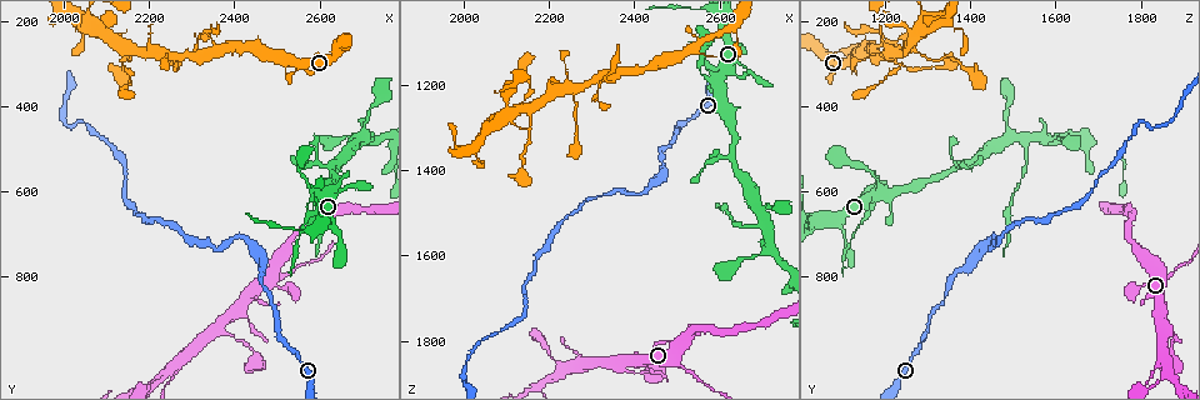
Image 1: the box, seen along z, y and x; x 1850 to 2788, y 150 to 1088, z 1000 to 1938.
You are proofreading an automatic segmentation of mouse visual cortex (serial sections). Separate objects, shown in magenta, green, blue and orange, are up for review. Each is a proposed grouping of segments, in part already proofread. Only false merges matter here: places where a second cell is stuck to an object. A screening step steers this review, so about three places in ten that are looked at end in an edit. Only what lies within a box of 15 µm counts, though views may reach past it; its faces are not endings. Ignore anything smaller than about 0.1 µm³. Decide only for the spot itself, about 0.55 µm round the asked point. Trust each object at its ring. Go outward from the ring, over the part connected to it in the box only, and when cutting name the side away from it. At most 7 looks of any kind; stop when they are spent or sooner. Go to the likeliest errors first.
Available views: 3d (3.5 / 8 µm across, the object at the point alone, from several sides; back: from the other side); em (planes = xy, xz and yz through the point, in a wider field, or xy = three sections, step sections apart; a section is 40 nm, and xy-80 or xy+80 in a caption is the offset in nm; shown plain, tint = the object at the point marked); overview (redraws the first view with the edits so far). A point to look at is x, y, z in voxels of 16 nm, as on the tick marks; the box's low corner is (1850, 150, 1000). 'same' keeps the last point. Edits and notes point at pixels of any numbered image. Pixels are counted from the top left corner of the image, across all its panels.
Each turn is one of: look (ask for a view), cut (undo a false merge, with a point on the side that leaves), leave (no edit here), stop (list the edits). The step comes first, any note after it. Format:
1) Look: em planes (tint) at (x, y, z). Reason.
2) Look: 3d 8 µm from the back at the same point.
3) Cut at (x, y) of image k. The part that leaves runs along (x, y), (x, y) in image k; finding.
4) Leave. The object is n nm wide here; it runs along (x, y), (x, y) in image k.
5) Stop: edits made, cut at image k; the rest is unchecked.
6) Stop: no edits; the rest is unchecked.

Look: 3d 8 µm at (2520, 800, 1860). Sudden change in width.

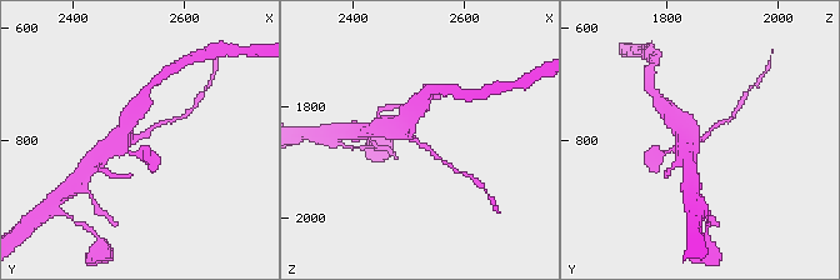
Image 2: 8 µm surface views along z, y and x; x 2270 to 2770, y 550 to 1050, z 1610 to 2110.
Look: em xy step 5 (tint) at (2515, 800, 1865). The arms are 150, 500 nm wide.

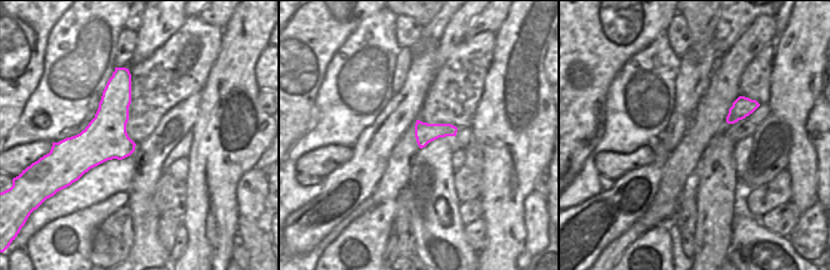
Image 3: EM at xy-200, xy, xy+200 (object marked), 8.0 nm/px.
Leave. It runs along (391, 125), (401, 124), (444, 161) in image 2; one cell here.

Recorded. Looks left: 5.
Look: 3d 3.5 µm at (2330, 225, 1185). Sharp bend.

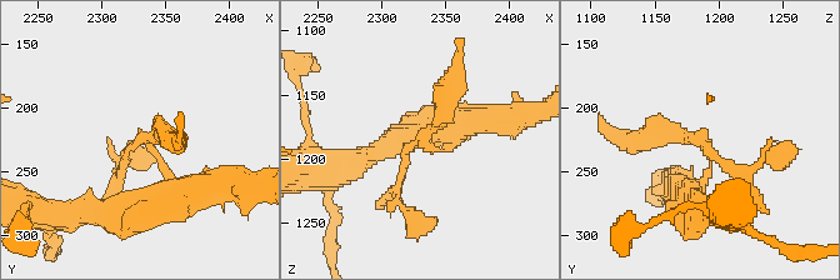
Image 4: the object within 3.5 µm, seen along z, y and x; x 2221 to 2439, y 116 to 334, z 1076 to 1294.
Look: em xy step 5 (tint) at (2330, 222, 1188). Need the tissue.

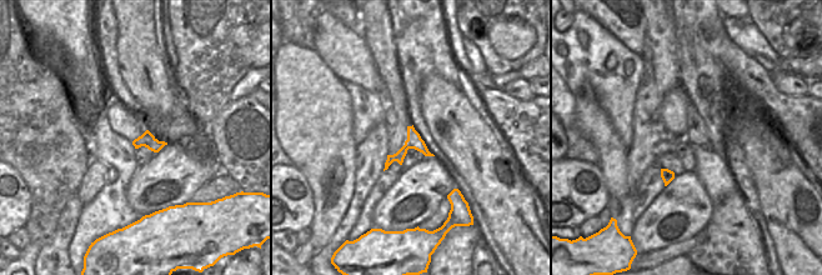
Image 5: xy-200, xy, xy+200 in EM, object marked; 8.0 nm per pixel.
Leave. It runs along (685, 195), (710, 164), (701, 138), (630, 138) in image 4; all the same cell.

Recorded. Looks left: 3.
Look: 3d 3.5 µm at (2160, 260, 1255). Four arms meet.

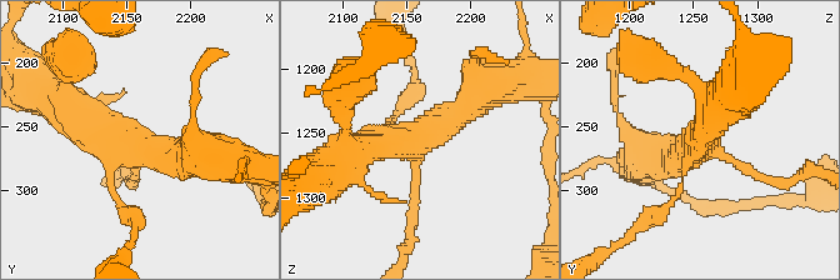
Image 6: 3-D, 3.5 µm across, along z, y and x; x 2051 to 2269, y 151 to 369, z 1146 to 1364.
Look: em xy step 5 (tint) at (2154, 262, 1254). 4 arms meet here; the arms are 100, 150, 400, 400 nm wide; need the tissue.

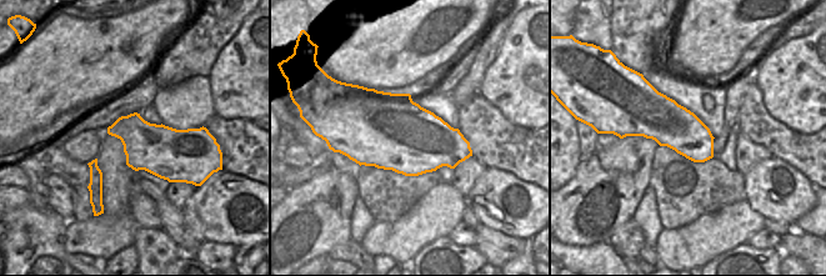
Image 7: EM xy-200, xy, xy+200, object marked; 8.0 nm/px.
Leave. The object is 600 nm wide here; it runs along (478, 93), (413, 141), (344, 160) in image 6; continuous, no second cell.

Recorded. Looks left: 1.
Stop: no edits; the rest is unchecked.

